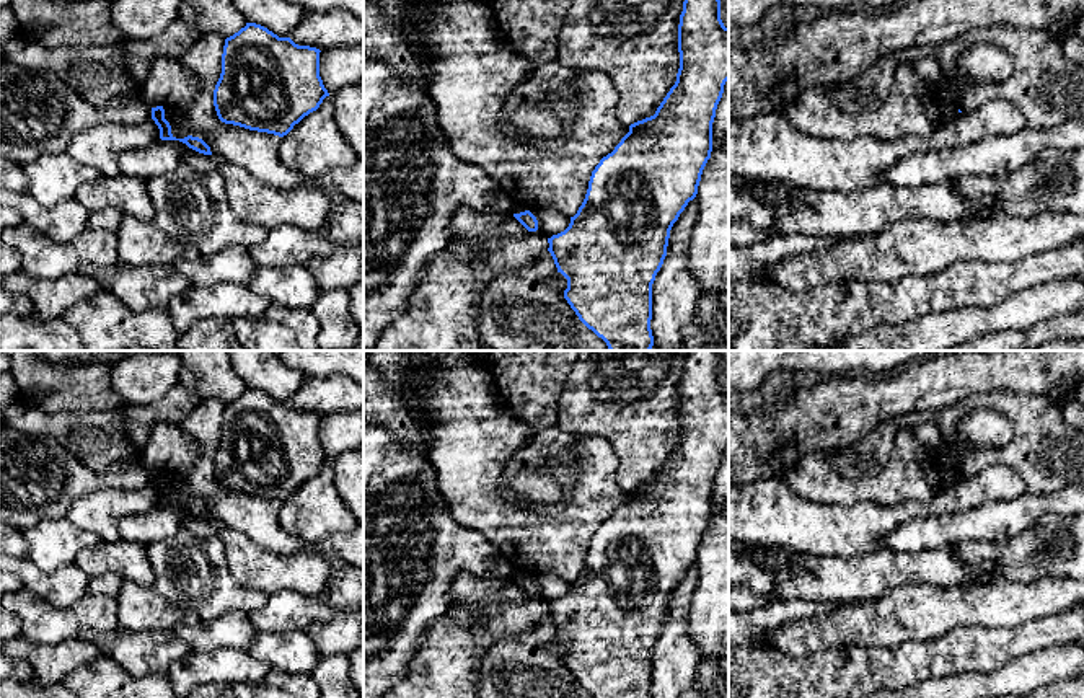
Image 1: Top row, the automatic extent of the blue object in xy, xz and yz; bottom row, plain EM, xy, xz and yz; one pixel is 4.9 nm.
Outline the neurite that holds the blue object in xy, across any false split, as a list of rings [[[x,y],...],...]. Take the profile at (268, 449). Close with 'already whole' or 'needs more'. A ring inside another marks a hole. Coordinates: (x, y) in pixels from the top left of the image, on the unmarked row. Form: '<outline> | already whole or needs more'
[[[246,388],[225,404],[222,439],[214,455],[218,484],[287,501],[329,462],[319,442],[319,417]]] | already whole

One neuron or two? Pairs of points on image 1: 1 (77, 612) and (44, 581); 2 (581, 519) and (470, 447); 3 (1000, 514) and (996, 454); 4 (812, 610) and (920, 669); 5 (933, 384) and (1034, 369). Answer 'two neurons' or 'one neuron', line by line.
1: two neurons
2: one neuron
3: two neurons
4: two neurons
5: one neuron

